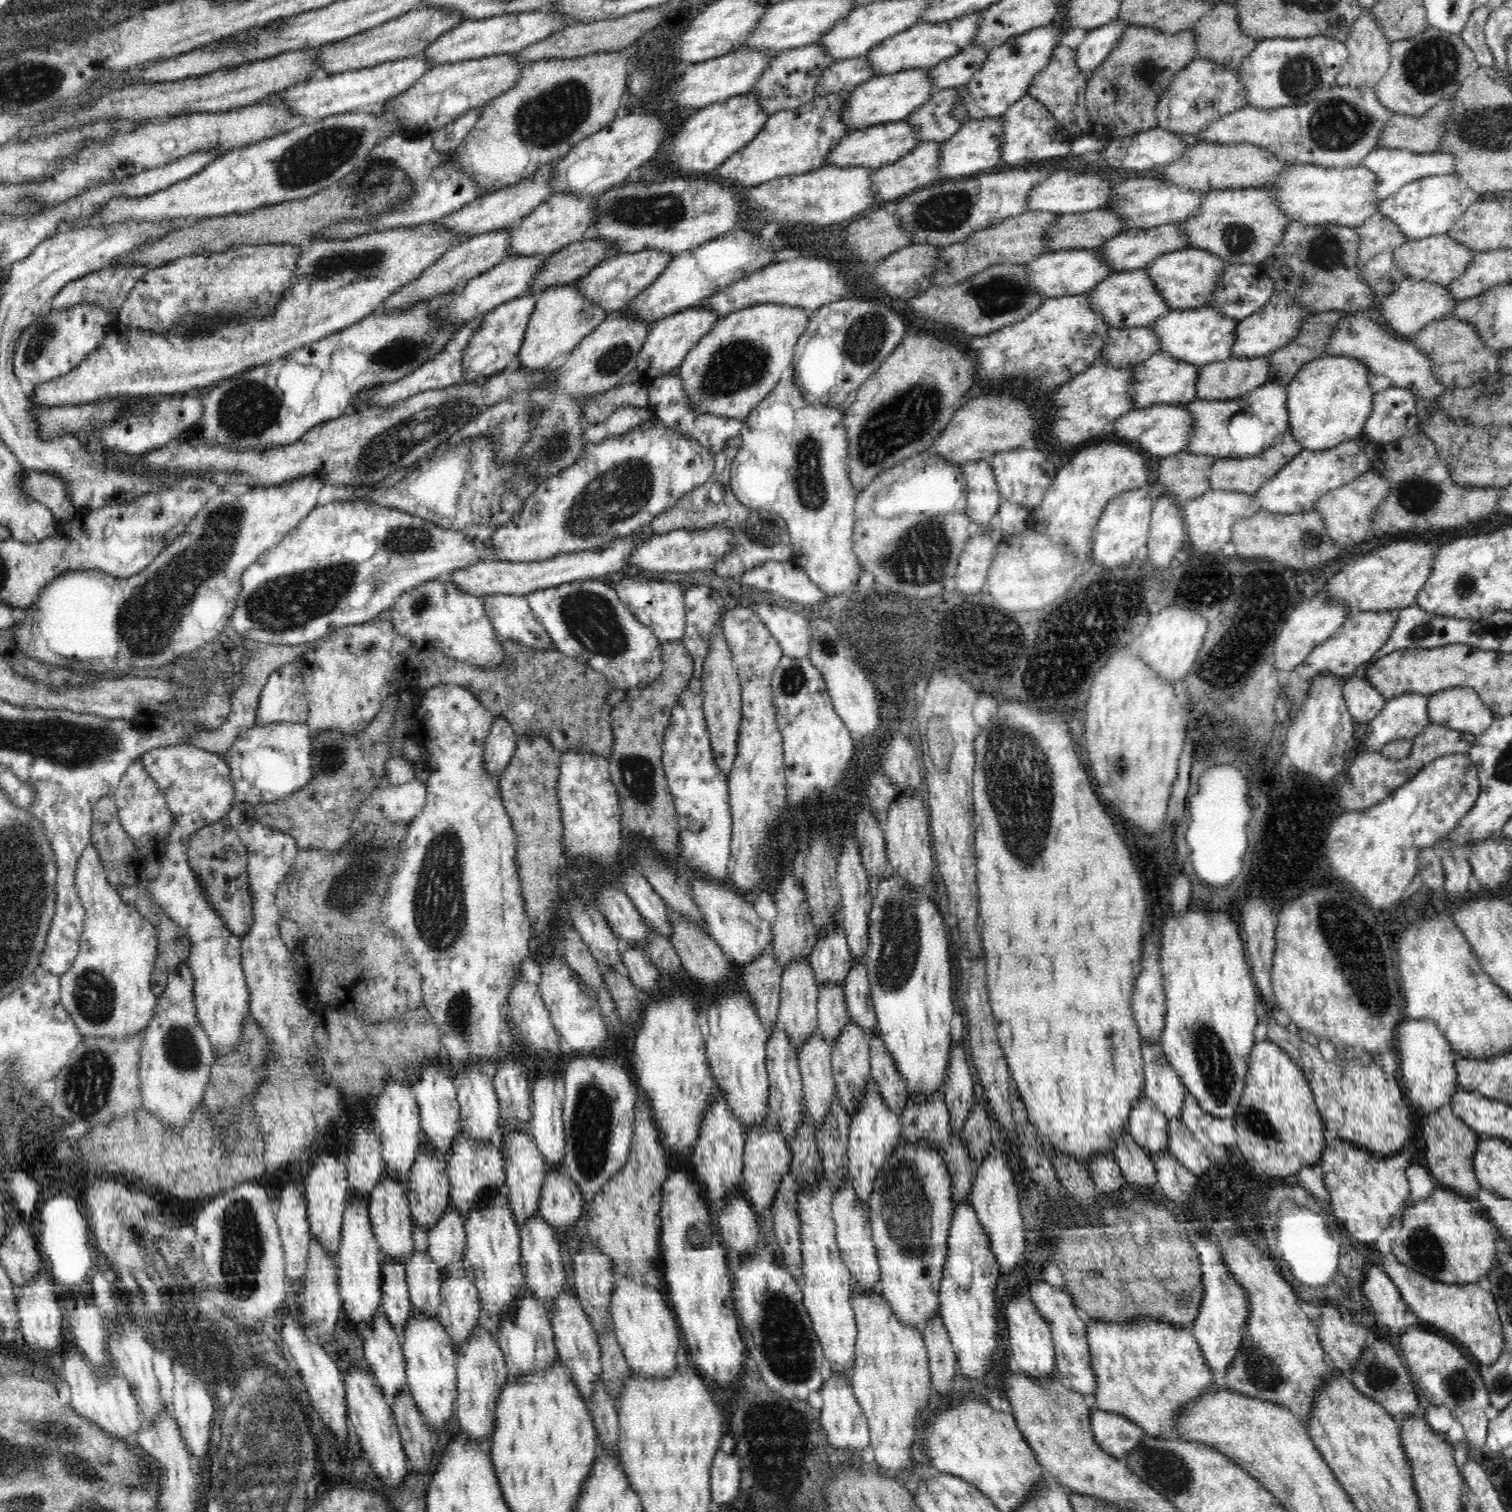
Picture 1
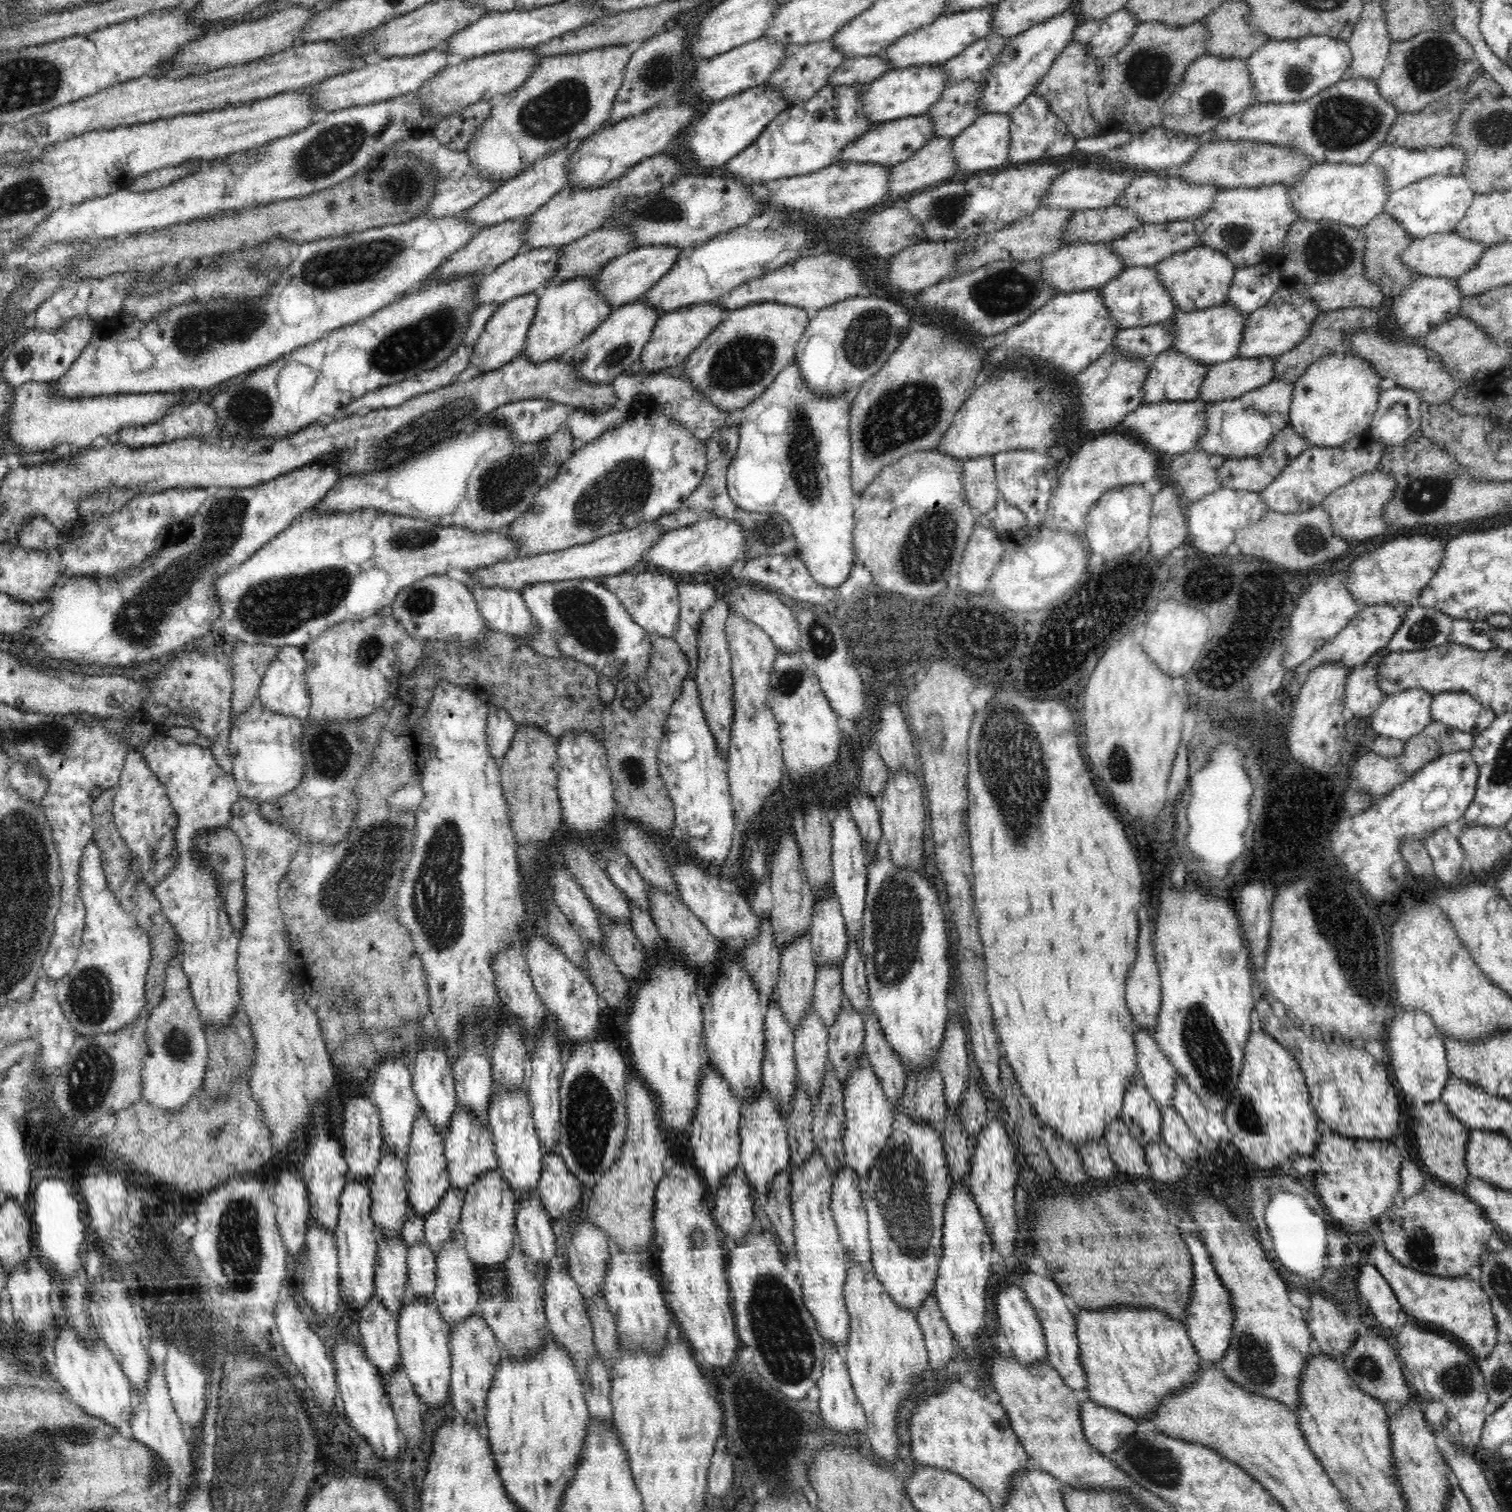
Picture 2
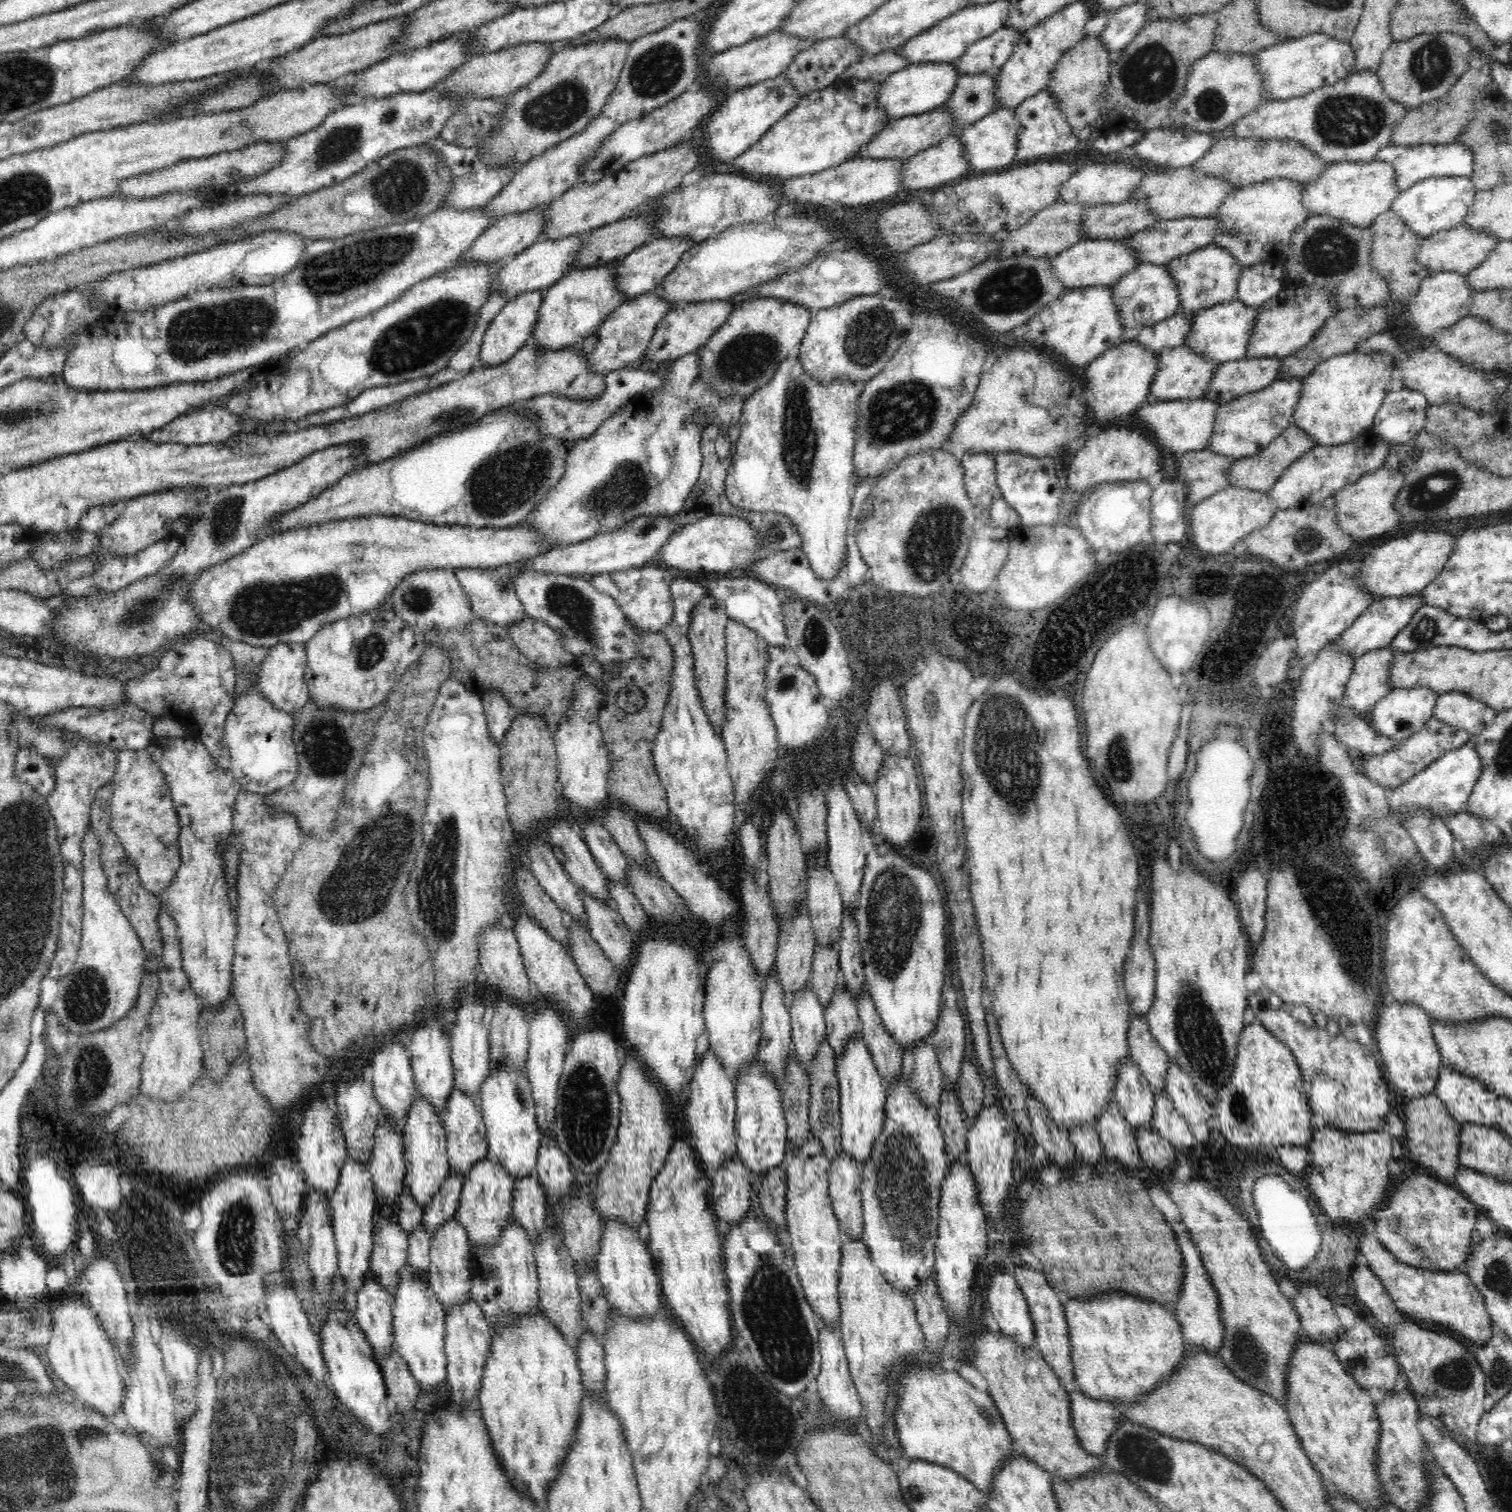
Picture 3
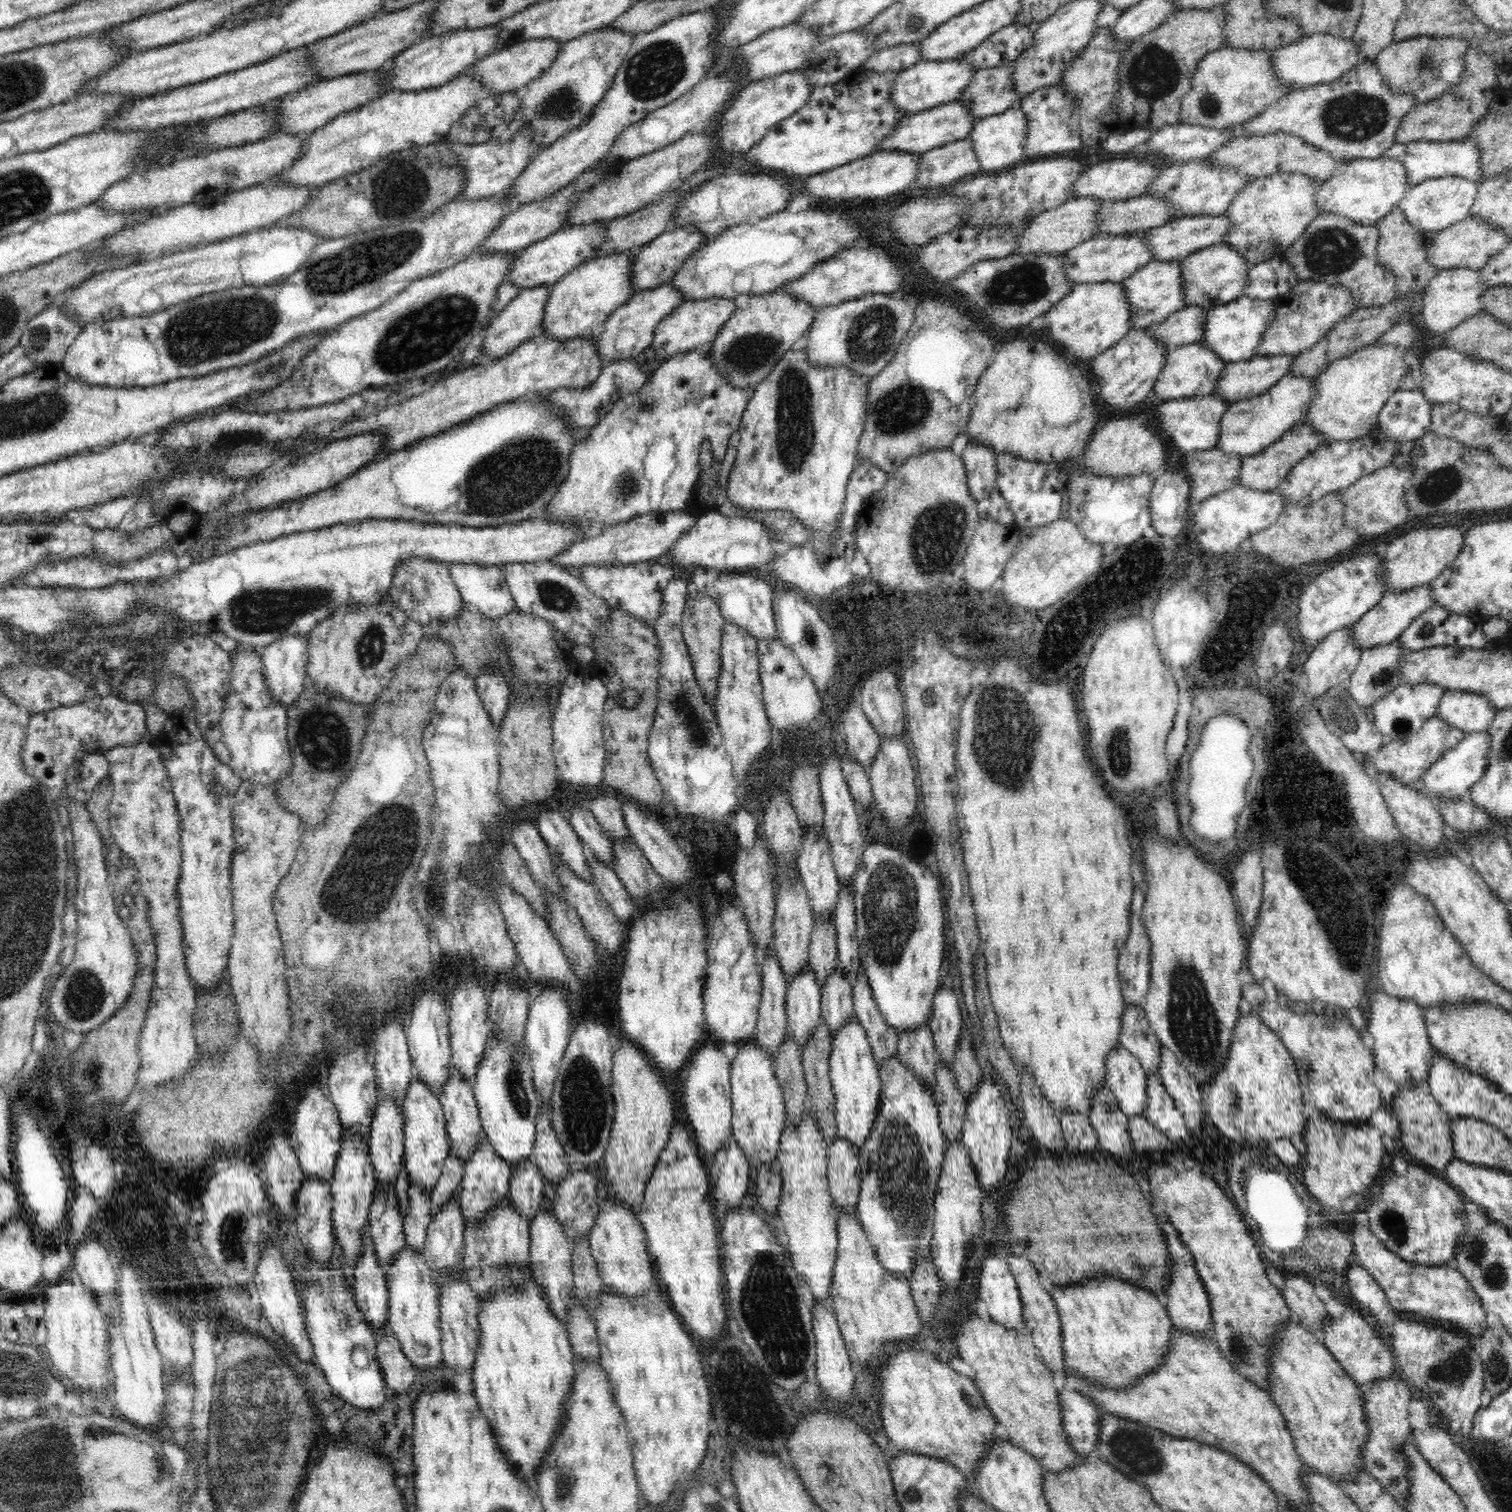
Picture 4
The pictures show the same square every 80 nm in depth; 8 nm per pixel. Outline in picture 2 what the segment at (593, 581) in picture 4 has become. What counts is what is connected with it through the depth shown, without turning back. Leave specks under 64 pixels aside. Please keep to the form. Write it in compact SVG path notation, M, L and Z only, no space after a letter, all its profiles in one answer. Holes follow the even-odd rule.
M630 570L612 576L605 576L603 585L613 592L620 603L630 613L634 623L644 628L651 635L672 638L680 628L680 598L676 582L660 572L650 570L632 574Z

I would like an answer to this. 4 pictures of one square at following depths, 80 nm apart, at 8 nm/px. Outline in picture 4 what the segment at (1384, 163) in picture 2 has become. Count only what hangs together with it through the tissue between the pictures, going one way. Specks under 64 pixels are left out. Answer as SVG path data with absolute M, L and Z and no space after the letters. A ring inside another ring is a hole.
M1464 138L1460 141L1450 142L1410 142L1407 144L1395 144L1384 152L1384 158L1392 158L1402 162L1406 169L1409 187L1417 186L1426 180L1444 177L1463 177L1467 180L1479 183L1482 176L1481 153L1479 145L1474 139Z

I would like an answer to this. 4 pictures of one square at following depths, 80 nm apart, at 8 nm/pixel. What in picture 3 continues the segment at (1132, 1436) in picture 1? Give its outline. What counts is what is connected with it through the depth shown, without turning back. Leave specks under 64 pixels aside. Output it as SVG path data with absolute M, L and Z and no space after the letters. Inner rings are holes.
M1082 1390L1070 1391L1069 1399L1073 1429L1082 1448L1102 1457L1117 1422L1125 1416L1114 1404L1089 1397Z

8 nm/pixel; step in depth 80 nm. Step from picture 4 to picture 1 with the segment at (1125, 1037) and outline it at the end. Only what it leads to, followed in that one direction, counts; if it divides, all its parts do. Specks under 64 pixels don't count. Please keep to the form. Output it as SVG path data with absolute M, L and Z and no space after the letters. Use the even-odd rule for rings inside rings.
M1146 1039L1141 1040L1145 1096L1168 1120L1182 1118L1186 1088L1179 1074L1168 1062L1162 1047Z

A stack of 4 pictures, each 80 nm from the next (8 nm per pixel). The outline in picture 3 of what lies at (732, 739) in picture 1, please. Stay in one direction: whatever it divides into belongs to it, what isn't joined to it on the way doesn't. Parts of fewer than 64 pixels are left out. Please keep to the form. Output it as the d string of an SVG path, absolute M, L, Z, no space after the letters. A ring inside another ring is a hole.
M708 595L706 602L698 604L692 612L692 620L690 620L690 632L688 639L692 644L694 662L694 675L702 699L703 707L708 713L710 723L714 725L714 729L722 736L722 727L726 716L725 707L725 684L727 674L728 658L725 653L726 636L725 628L729 622L726 610L722 606L722 602L716 601L712 596Z

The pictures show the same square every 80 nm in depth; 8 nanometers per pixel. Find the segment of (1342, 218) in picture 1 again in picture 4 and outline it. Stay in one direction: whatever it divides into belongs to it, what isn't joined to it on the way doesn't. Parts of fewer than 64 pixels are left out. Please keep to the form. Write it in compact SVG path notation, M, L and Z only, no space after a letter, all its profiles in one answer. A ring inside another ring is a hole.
M1384 157L1374 160L1356 159L1352 160L1350 165L1344 166L1344 170L1336 170L1331 178L1324 182L1316 203L1321 212L1346 217L1359 225L1374 225L1388 212L1392 212L1393 208L1398 207L1410 188L1412 187L1409 187L1402 162Z

